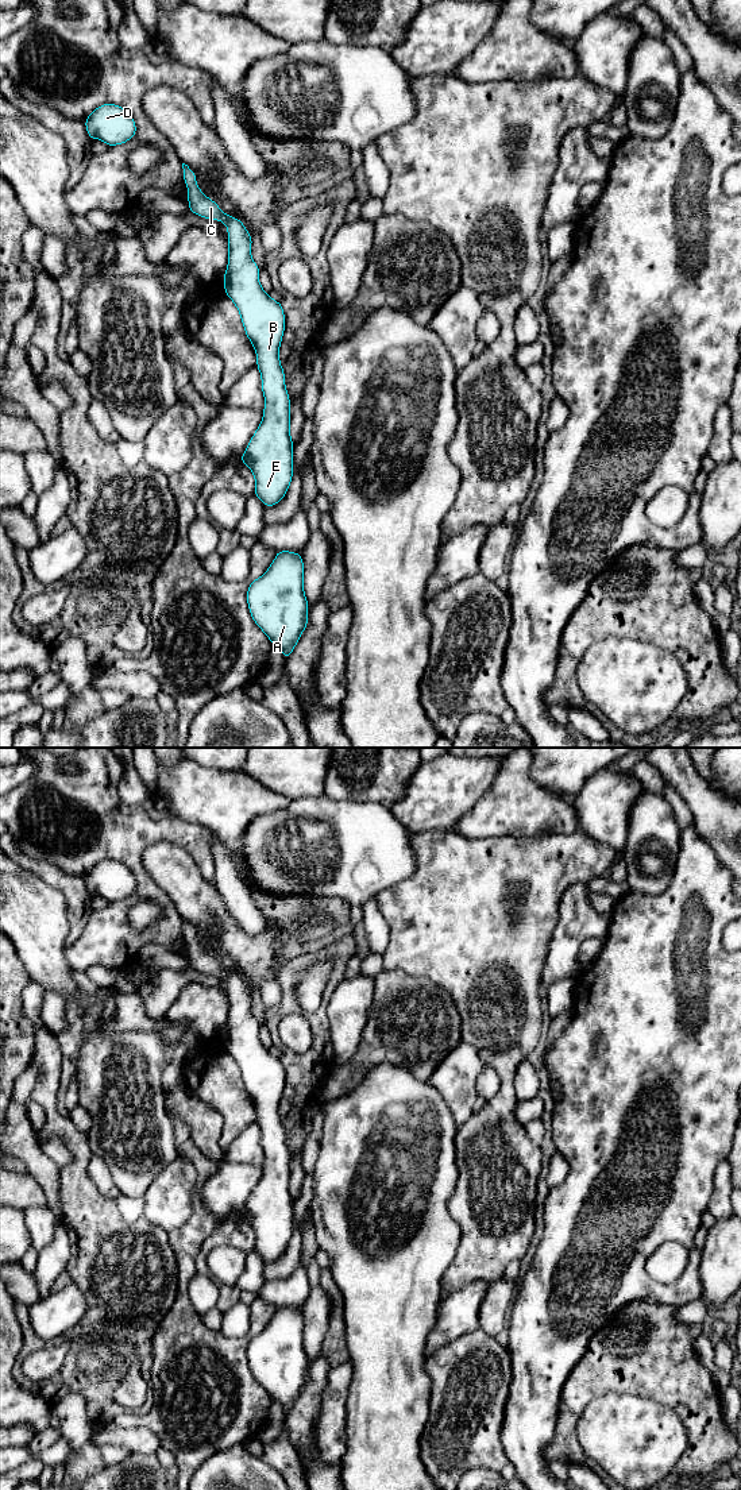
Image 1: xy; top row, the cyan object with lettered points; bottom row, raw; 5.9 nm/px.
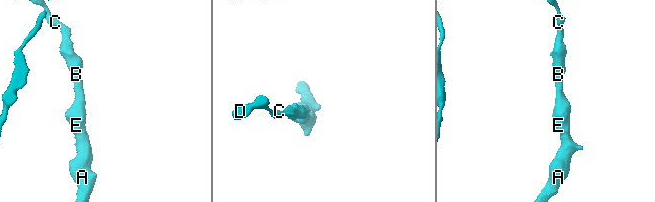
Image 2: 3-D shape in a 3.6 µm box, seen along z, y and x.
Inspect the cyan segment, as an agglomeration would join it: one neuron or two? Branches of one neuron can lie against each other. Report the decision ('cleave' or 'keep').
keep

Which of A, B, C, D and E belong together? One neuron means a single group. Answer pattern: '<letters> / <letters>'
A B C D E

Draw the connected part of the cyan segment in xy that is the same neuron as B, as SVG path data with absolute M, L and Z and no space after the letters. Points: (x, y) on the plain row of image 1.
M182 919L182 925L190 968L227 981L228 1022L223 1032L224 1049L236 1061L244 1088L255 1104L265 1151L263 1174L240 1217L254 1230L254 1250L266 1263L274 1262L289 1246L294 1217L290 1155L279 1118L285 1069L281 1058L273 1055L259 1039L260 1026L251 1014L252 993L242 976L224 969L200 946L196 930L188 920Z

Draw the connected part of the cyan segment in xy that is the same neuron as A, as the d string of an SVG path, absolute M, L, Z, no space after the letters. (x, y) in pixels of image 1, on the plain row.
M277 1306L267 1327L250 1339L247 1360L254 1378L287 1416L308 1382L301 1309Z

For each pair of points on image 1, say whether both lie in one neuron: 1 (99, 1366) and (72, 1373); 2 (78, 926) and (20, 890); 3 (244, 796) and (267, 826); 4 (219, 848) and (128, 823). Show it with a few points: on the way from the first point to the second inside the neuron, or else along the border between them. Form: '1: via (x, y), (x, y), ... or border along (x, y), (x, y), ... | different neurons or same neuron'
1: border along (76, 1354), (78, 1366), (85, 1373), (96, 1375) | different neurons
2: border along (57, 890), (65, 899), (68, 921), (66, 945) | different neurons
3: border along (289, 801), (277, 811), (257, 817), (240, 840) | different neurons
4: border along (213, 841), (211, 848), (212, 876) | different neurons

